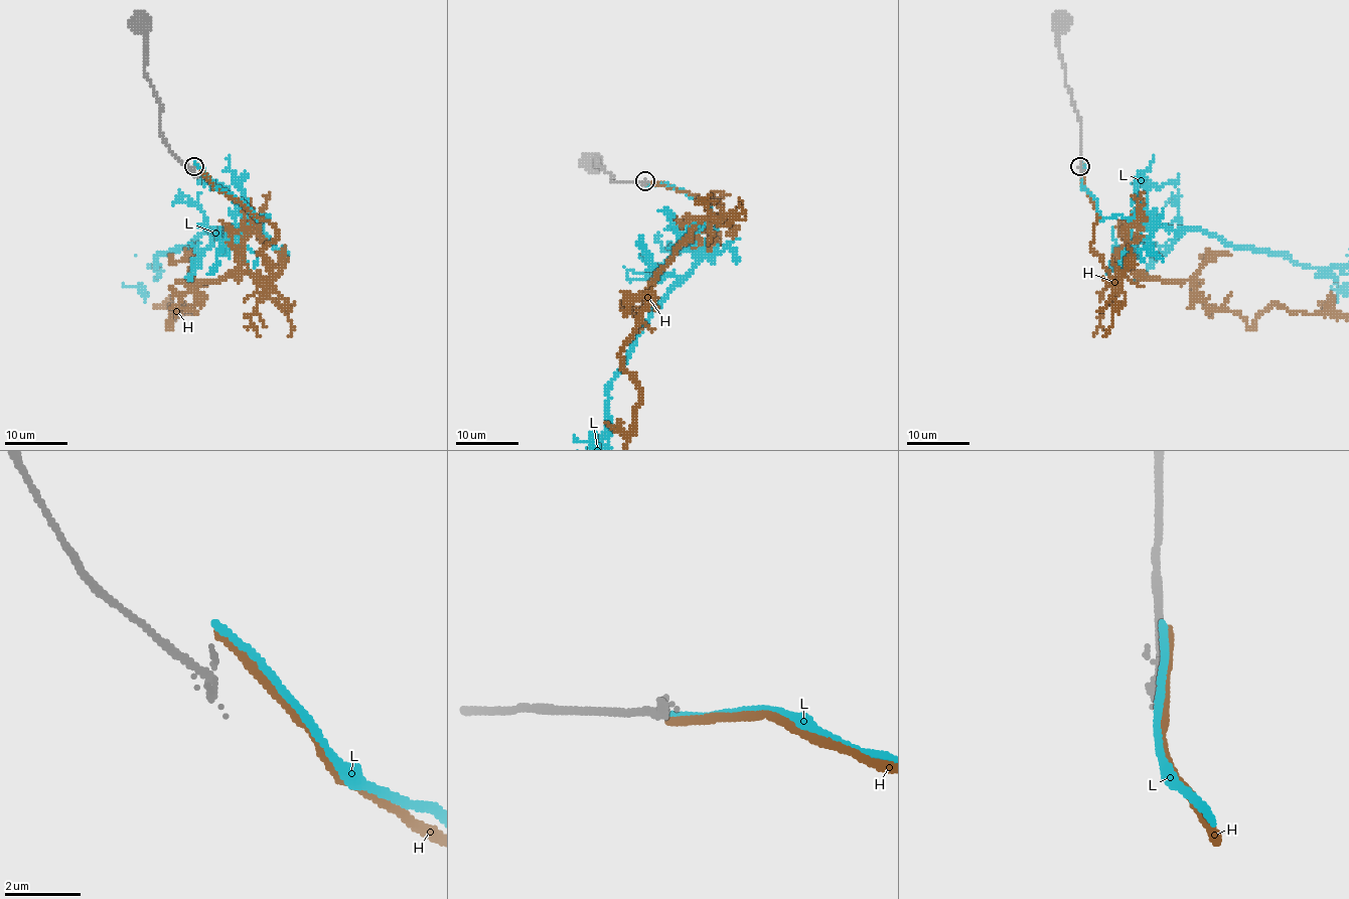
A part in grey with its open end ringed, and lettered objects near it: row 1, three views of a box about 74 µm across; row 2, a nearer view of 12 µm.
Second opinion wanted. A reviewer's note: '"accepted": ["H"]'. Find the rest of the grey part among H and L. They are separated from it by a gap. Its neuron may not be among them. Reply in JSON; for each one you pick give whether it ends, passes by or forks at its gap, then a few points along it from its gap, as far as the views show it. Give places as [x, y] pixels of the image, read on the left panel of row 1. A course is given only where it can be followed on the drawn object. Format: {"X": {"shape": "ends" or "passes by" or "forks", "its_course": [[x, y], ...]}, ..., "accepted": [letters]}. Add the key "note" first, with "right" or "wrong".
{"note": "wrong", "L": {"shape": "ends"}, "accepted": ["L"]}

